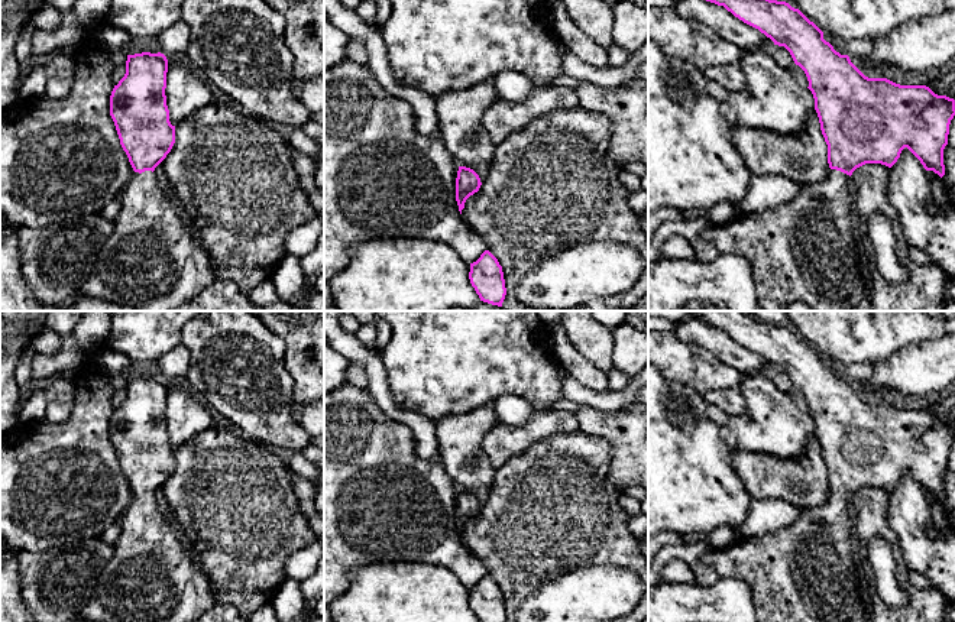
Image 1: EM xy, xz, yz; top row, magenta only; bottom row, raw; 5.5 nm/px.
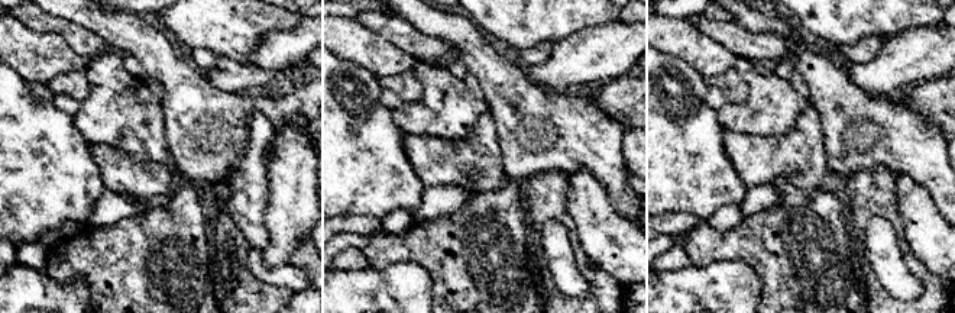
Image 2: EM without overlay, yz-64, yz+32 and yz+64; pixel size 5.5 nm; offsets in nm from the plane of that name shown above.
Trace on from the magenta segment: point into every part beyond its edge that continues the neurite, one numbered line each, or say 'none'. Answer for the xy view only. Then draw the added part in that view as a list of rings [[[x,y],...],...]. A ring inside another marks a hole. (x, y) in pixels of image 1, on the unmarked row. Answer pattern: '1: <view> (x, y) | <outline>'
1: xy (152, 577) | [[[152,495],[135,496],[120,521],[122,532],[114,554],[81,610],[91,622],[195,622],[216,605],[213,584],[192,554],[184,547],[175,527],[164,516]]]

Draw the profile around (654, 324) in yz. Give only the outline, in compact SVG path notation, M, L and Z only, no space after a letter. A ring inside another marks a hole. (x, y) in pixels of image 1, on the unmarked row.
M648 315L648 331L673 331L677 321L670 321L667 318L655 318Z

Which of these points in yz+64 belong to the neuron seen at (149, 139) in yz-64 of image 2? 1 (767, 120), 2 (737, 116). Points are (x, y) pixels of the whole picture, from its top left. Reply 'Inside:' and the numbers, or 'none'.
Inside: 1, 2

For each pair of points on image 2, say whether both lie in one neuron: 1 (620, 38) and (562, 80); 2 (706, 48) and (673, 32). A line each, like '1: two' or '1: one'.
1: one
2: one

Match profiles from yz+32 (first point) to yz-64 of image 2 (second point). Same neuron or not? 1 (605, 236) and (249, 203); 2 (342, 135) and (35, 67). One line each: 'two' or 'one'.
1: one
2: two

